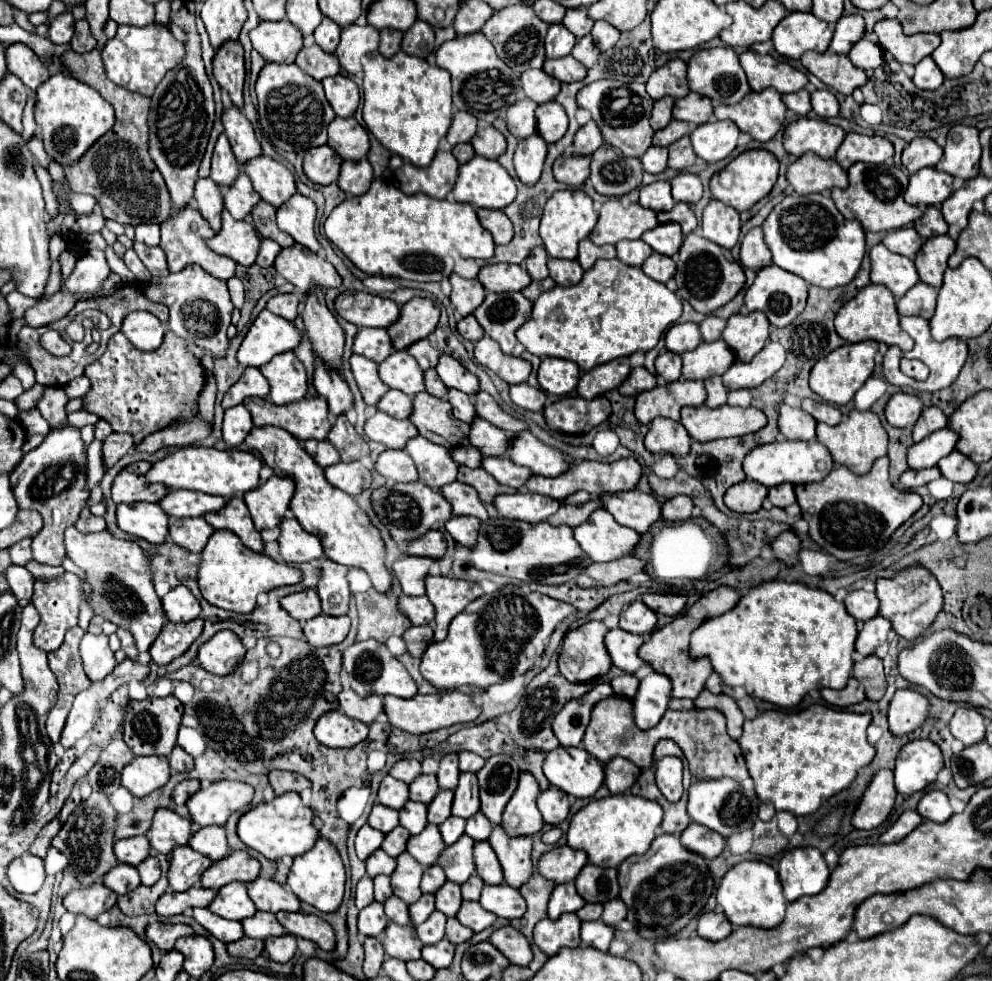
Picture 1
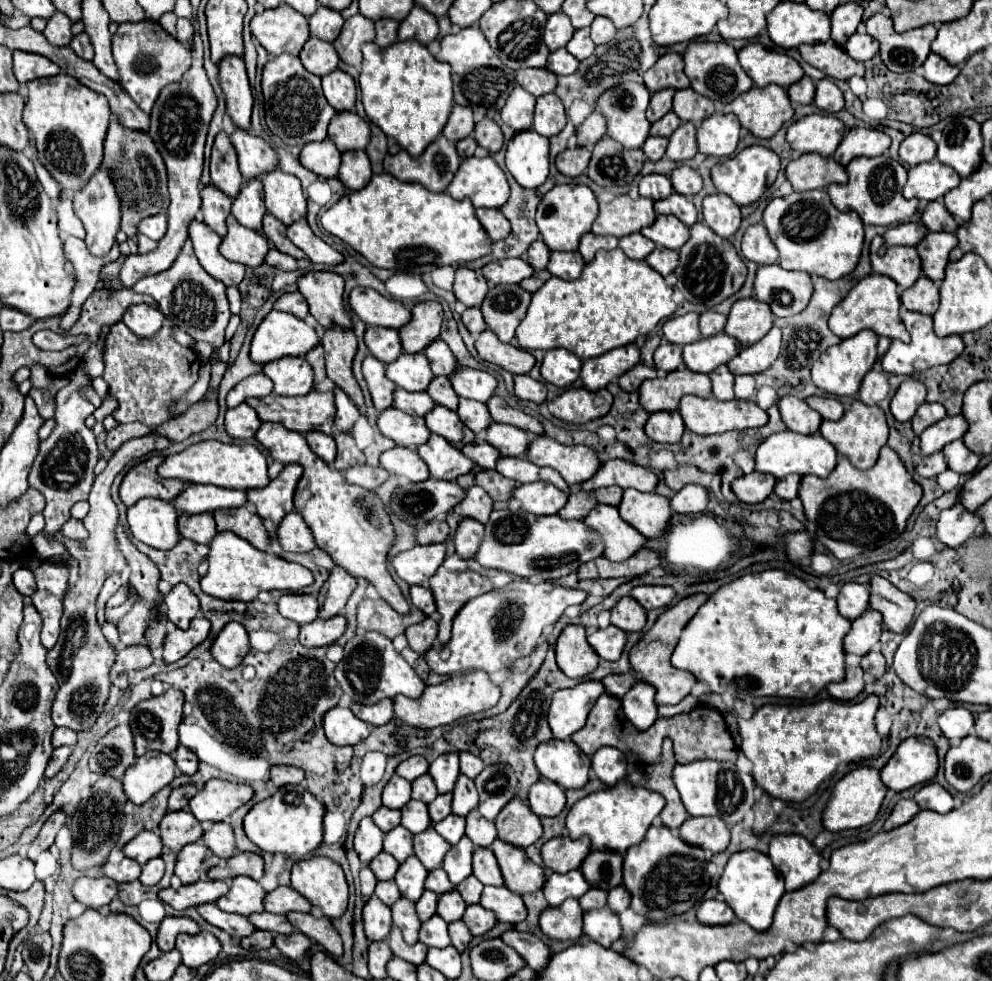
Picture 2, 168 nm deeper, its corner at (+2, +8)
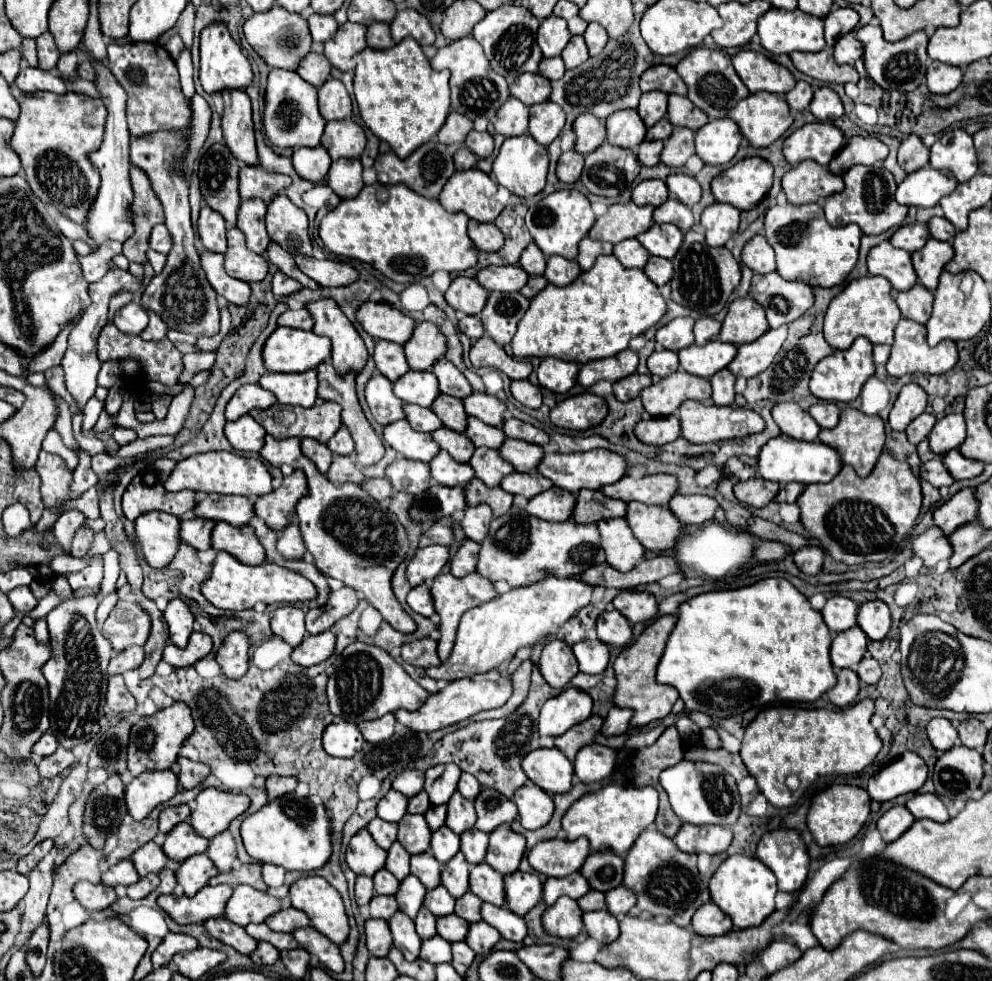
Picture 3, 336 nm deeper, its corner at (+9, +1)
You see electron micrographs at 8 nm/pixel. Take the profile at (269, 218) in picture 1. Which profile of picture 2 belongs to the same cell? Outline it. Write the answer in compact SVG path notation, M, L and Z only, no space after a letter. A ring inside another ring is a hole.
M271 214L265 216L265 220L263 220L263 234L267 236L267 240L269 240L277 250L293 256L295 260L305 260L305 258L307 258L307 256L287 238L287 228L285 228L285 224L281 224L275 216L271 216Z

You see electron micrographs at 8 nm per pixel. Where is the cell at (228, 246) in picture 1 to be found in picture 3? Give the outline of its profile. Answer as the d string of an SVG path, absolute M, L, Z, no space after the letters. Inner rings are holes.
M230 227L226 235L228 235L228 251L224 255L226 257L226 261L224 261L226 273L230 277L242 279L246 283L264 279L266 273L268 273L266 257L256 255L246 247L244 235L238 227Z

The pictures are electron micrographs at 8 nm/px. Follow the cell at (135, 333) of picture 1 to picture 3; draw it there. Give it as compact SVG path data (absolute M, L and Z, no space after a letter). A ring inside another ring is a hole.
M132 301L114 315L114 325L126 335L140 335L148 325L148 313Z

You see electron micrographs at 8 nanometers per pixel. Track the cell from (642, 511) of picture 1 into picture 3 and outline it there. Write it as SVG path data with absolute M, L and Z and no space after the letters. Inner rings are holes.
M630 501L626 521L634 537L648 551L672 549L680 535L680 521L666 507Z

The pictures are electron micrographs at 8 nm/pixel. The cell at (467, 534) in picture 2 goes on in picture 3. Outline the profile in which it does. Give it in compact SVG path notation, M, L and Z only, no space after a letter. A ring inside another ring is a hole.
M464 539L464 543L456 551L456 555L450 559L450 567L452 567L452 575L454 577L466 577L468 573L472 573L476 569L478 547L480 545L476 541Z

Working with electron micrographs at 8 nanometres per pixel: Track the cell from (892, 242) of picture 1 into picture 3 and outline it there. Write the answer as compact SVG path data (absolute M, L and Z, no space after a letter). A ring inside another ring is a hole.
M912 223L912 225L902 225L892 237L890 243L898 249L904 249L908 253L918 251L926 241L930 239L926 223Z

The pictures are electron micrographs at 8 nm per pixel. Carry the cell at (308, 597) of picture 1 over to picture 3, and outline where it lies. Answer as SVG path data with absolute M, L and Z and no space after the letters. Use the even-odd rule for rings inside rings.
M280 607L274 611L272 617L272 633L282 637L292 647L300 645L306 637L306 625L304 625L304 611L298 607Z

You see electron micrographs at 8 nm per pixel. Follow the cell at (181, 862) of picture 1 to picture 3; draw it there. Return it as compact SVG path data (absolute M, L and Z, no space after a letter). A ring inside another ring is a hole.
M200 853L200 855L192 855L180 863L180 867L176 871L176 881L178 881L178 885L182 885L184 895L192 897L192 895L196 895L198 889L208 885L208 879L214 877L216 873L218 873L216 865L204 853Z

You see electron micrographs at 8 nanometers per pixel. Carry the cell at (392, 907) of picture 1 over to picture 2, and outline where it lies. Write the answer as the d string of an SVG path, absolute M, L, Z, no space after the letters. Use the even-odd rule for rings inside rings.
M399 898L393 906L393 924L401 928L403 938L407 944L415 944L419 940L419 928L421 928L421 920L417 918L415 912L415 904L409 900Z

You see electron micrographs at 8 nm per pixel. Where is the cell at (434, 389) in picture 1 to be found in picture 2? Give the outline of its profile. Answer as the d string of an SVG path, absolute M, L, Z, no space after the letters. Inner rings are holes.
M437 376L433 382L431 382L431 386L429 386L429 396L437 402L437 404L441 404L441 406L445 406L445 408L449 408L449 410L457 410L457 404L459 404L459 396L453 392L453 386L449 384L449 380L447 378L441 378L441 376Z

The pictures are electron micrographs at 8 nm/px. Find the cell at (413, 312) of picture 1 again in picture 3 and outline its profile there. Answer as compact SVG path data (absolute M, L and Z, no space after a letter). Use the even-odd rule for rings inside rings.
M422 321L414 327L412 337L404 343L404 353L410 369L426 371L434 365L434 361L444 357L446 337L434 323Z

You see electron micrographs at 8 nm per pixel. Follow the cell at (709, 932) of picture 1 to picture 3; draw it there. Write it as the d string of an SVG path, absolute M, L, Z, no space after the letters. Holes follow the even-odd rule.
M706 903L694 913L692 929L698 935L724 935L732 929L732 923L722 909L718 909L714 903Z

